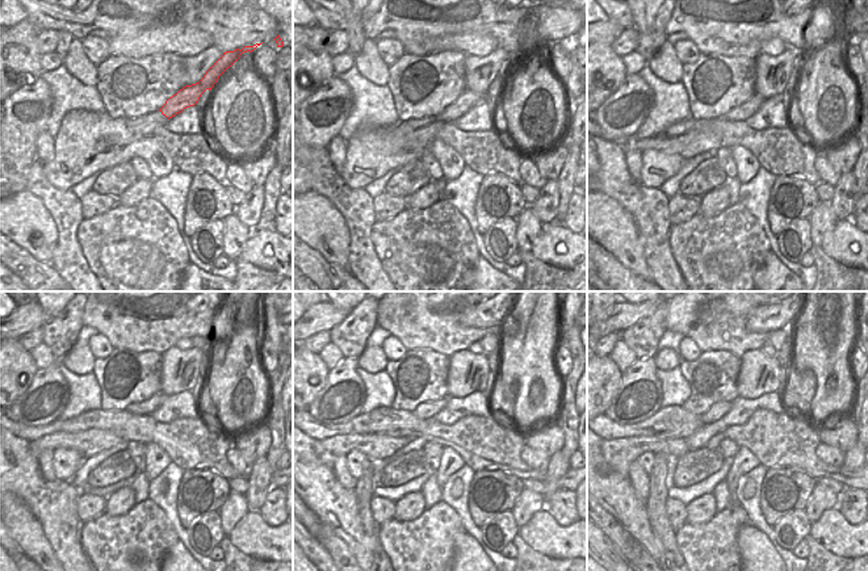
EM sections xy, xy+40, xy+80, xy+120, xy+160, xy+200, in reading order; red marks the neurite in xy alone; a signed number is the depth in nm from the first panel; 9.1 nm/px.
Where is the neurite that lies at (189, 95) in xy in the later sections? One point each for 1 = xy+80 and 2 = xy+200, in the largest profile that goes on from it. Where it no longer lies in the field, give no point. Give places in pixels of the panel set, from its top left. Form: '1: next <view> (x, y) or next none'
1: next xy+80 (745, 110)
2: next xy+200 (718, 410)

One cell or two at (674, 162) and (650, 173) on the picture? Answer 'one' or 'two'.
one

